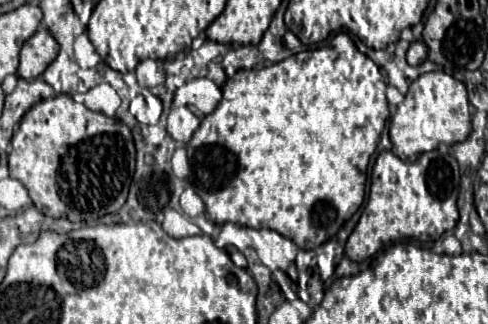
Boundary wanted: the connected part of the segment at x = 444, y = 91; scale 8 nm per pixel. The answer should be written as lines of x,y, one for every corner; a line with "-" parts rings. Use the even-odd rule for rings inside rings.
433,71
417,77
405,95
405,101
395,109
389,125
393,153
403,161
415,161
421,153
437,149
441,143
453,145
467,139
471,131
467,89
461,81
445,71

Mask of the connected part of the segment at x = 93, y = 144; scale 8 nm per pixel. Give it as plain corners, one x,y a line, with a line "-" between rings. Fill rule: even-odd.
57,95
57,97
51,97
51,99
43,99
39,103
35,103
21,119
15,135
13,135
13,141
11,141
11,153
9,153
9,173
11,177
15,177
17,181
21,181
27,191
29,191
29,197
33,201
33,205
37,207
37,211
41,211
43,215
49,215
49,217
69,217
69,221
73,223
91,223
103,215
111,215
111,213
117,213
123,203
127,201
127,193
129,193
129,185
131,185
131,179
133,179
133,173
135,173
135,145
133,145
133,137
131,137
131,131
129,127
119,121
119,119
113,119
113,117
107,117
103,113
95,113
91,109
87,109
85,105
81,103
75,103
73,97
69,95

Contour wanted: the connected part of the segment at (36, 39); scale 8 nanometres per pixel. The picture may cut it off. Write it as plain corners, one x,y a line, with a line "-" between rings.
47,29
37,31
21,49
19,75
27,81
39,77
47,69
47,65
57,57
57,53
59,43
55,41
55,37

